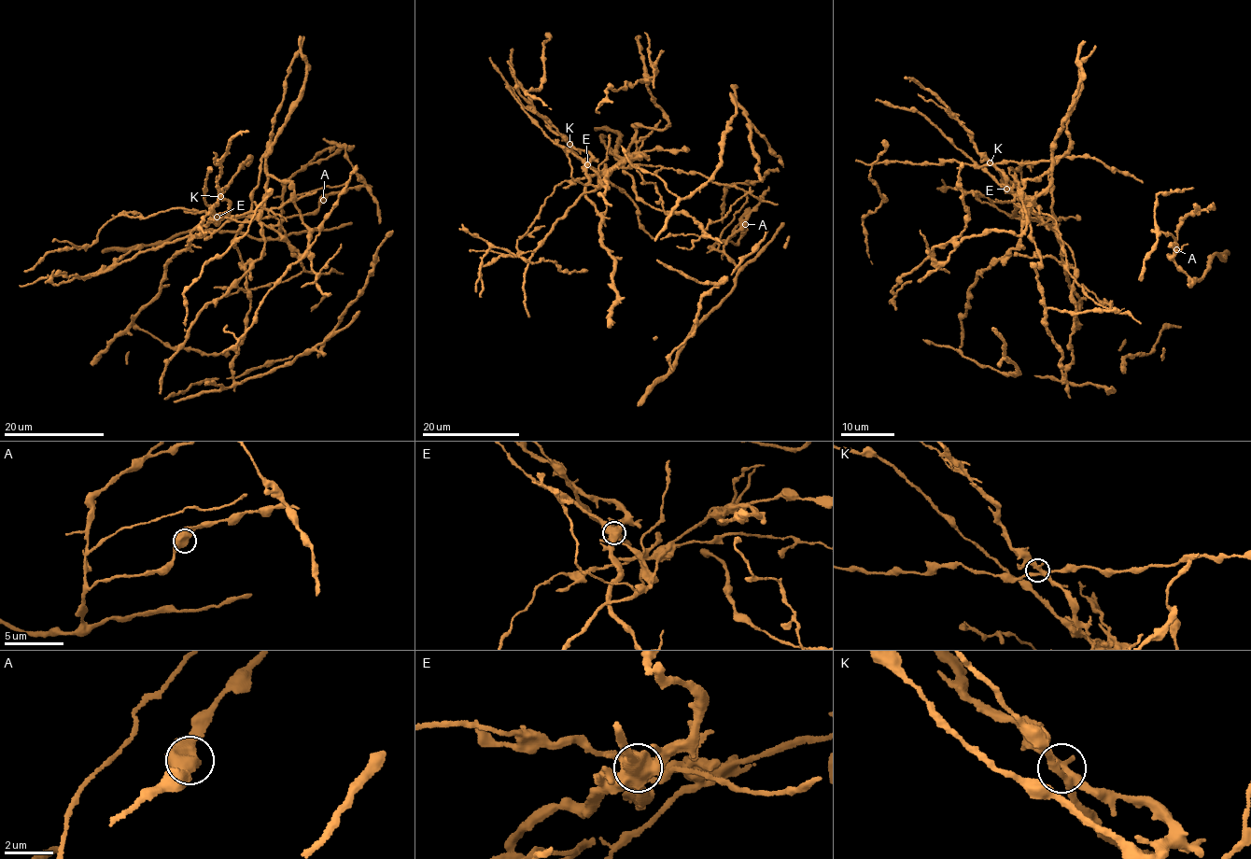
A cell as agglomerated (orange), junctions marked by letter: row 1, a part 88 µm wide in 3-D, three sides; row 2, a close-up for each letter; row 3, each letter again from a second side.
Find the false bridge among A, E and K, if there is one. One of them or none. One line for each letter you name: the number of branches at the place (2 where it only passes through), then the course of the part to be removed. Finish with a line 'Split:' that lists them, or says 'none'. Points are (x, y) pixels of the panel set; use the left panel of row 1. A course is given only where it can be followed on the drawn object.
E: 4 branches meet; foreign part runs (217, 218), (219, 223), (260, 209), (270, 176), (293, 184), (295, 207), (313, 231), (315, 273), (341, 243)
Split: E

